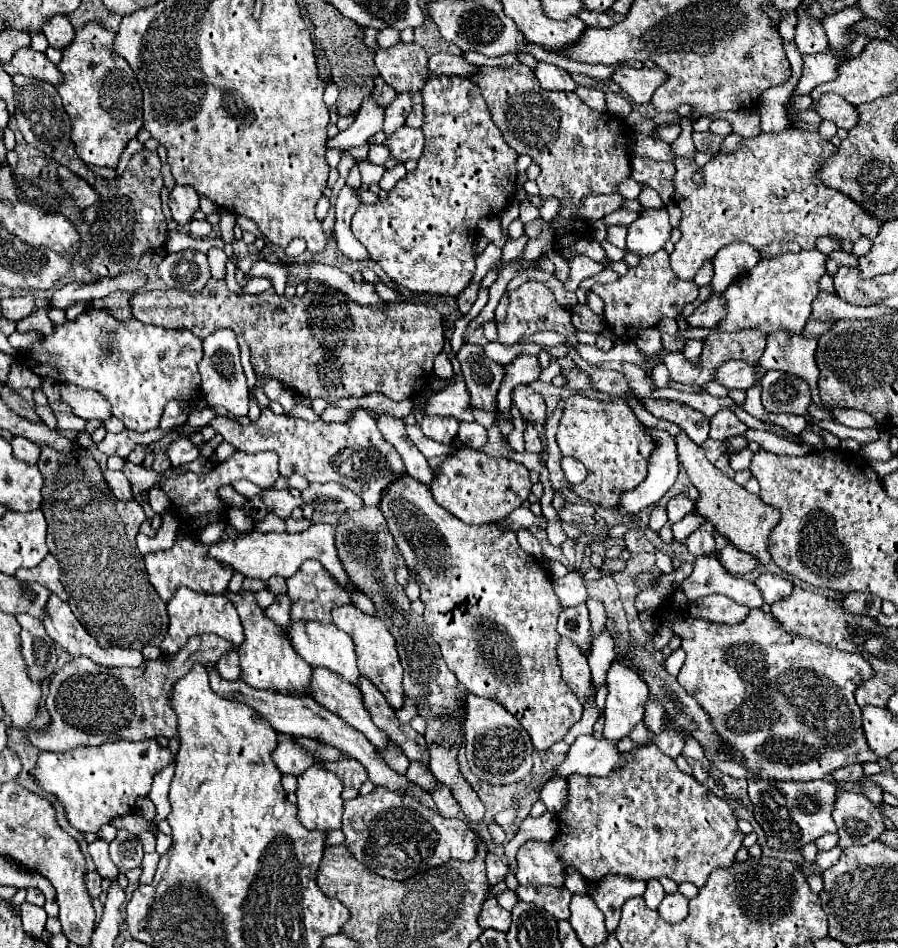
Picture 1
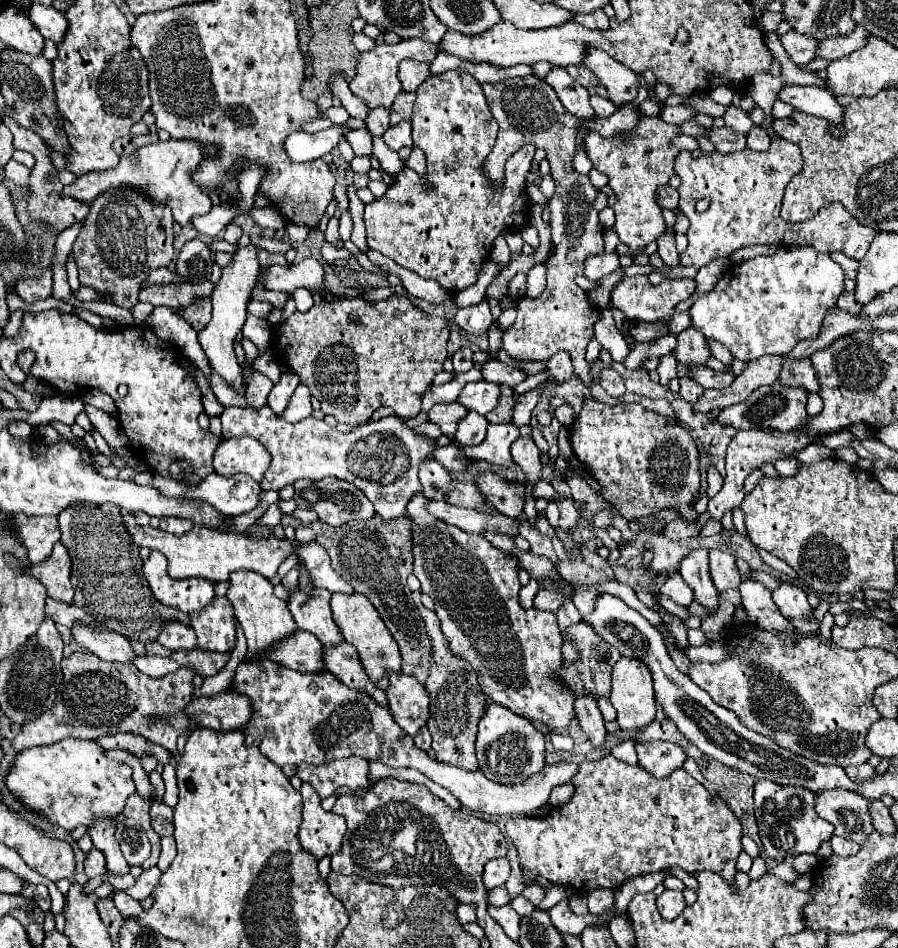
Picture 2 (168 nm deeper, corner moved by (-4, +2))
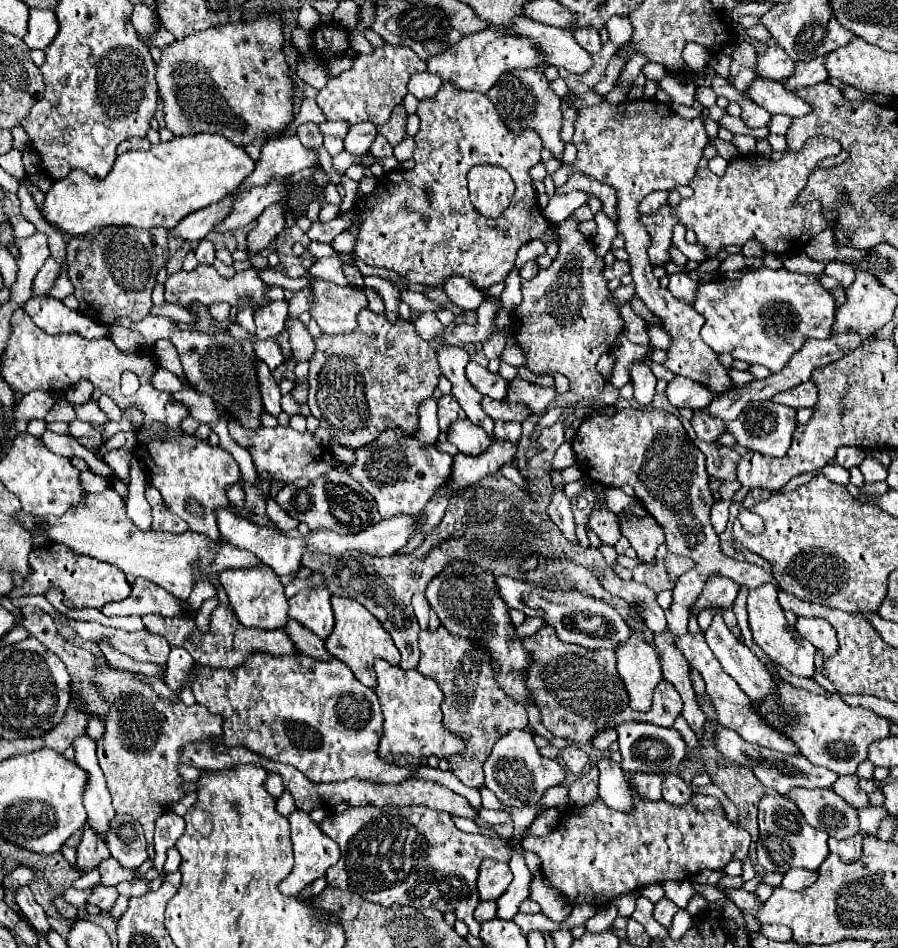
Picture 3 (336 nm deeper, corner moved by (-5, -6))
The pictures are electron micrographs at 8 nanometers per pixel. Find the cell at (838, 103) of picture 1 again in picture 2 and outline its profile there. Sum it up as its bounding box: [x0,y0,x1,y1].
[778,85,842,123]

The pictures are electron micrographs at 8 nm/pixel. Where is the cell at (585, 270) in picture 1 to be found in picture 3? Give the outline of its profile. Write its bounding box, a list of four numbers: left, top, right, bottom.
[603,261,629,281]

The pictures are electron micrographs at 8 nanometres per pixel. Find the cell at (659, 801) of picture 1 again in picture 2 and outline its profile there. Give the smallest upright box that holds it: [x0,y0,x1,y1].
[506,755,742,893]

